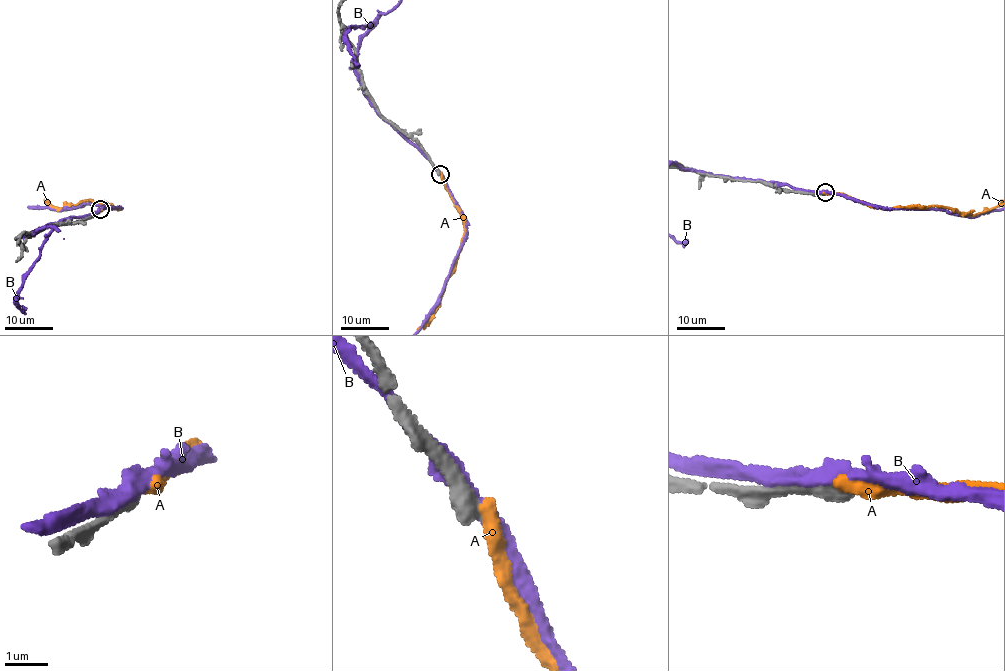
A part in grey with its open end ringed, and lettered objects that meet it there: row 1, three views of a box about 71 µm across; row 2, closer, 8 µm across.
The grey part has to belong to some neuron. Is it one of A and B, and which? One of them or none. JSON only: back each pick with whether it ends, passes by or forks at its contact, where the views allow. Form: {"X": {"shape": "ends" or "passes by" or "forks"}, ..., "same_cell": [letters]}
{"same_cell": []}

